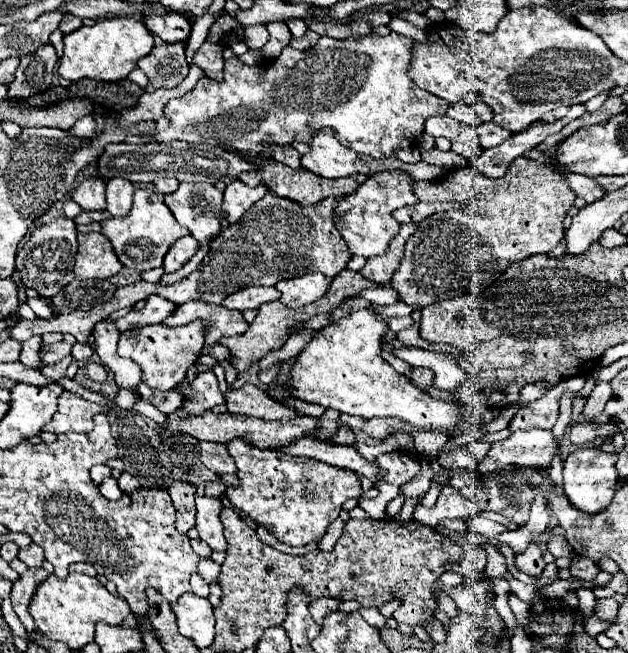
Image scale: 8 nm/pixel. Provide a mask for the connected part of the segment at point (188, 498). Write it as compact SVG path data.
M173 482L167 492L177 510L177 530L185 534L191 526L195 526L195 486L187 482Z

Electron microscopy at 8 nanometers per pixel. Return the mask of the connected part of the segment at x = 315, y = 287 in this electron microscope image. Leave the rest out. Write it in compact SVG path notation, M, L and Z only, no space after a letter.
M305 274L305 276L281 280L275 284L275 288L281 292L283 304L291 308L299 308L321 298L329 288L329 282L331 280L325 278L323 274Z

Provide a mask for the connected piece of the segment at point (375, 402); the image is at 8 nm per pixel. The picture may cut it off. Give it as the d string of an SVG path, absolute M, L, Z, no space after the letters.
M369 306L341 318L331 326L325 326L299 354L299 360L293 368L291 390L269 388L267 394L277 400L295 396L313 404L321 404L323 408L359 416L363 420L397 418L417 430L441 432L447 438L453 438L463 420L463 406L433 400L409 378L399 374L389 362L385 362L381 356L381 344L387 338L387 332L389 322Z

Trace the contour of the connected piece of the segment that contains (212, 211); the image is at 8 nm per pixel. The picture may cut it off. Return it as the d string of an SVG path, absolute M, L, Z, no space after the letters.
M179 184L177 192L165 196L177 222L189 228L199 242L215 238L223 232L223 192L213 184Z

